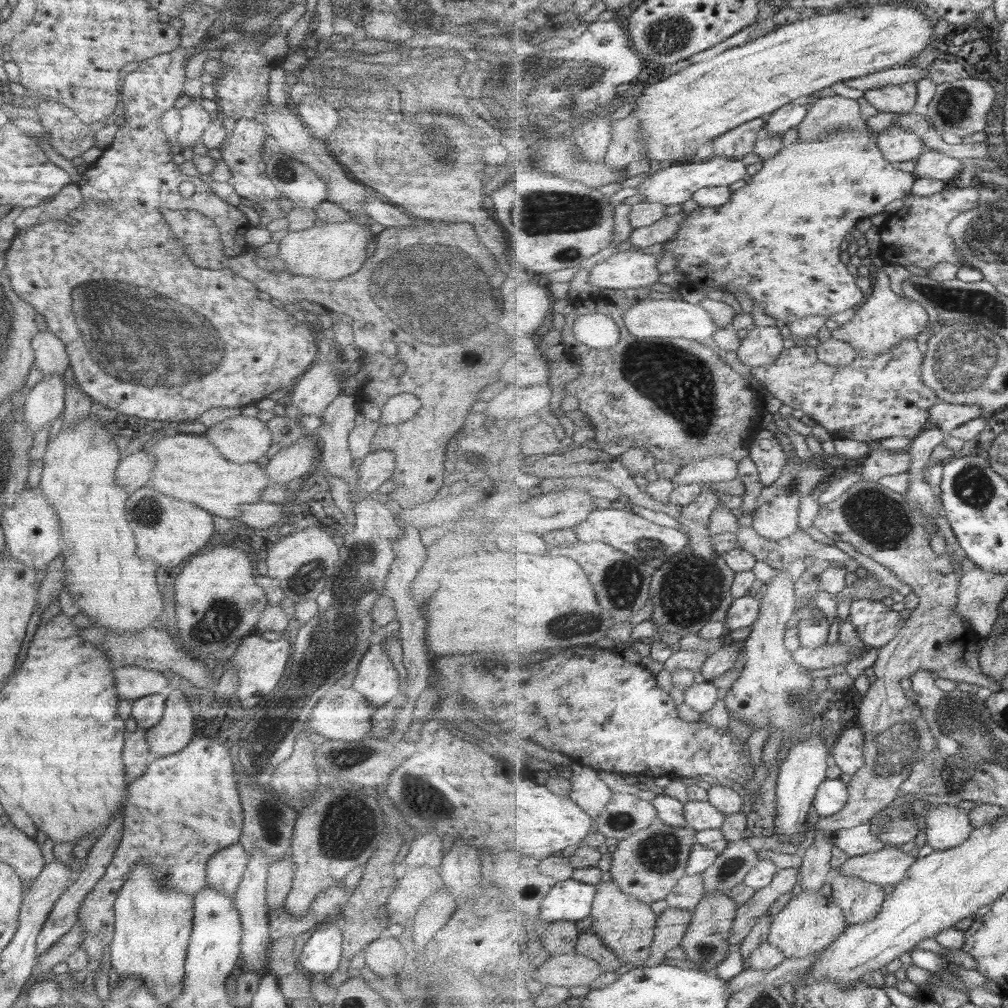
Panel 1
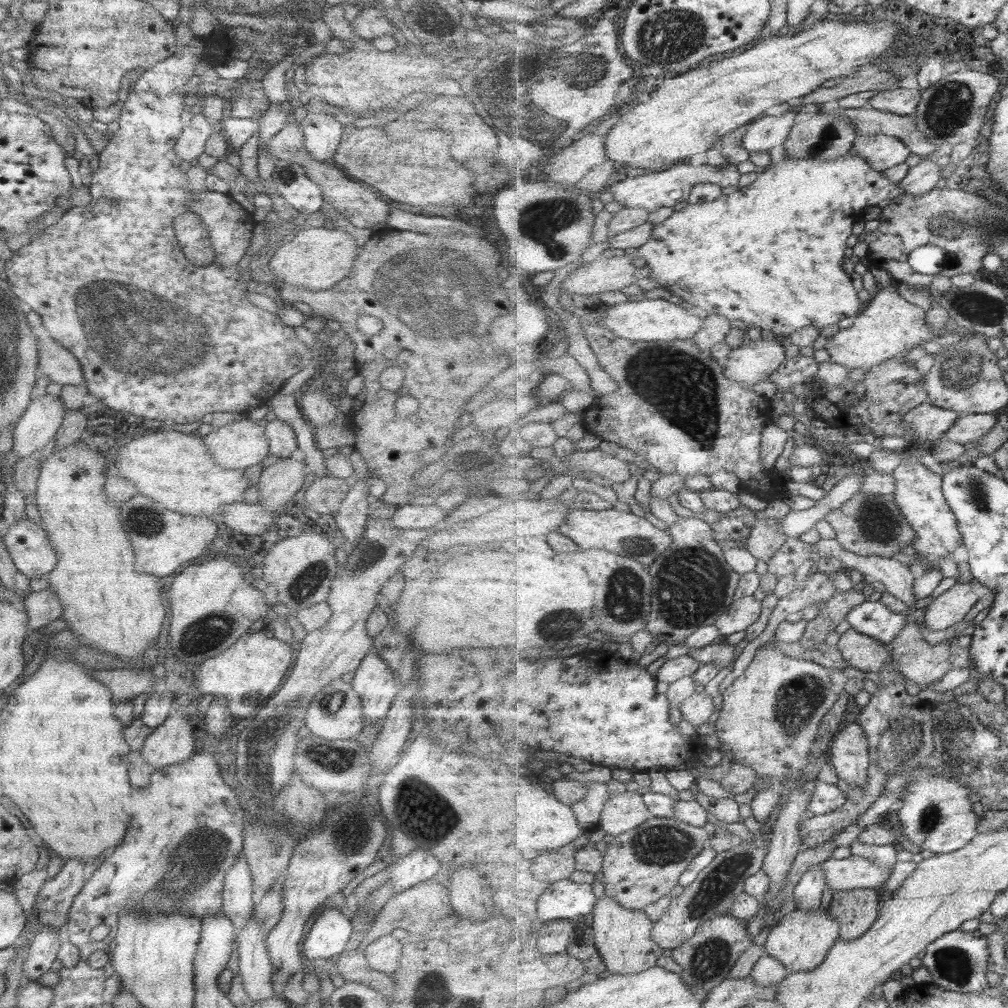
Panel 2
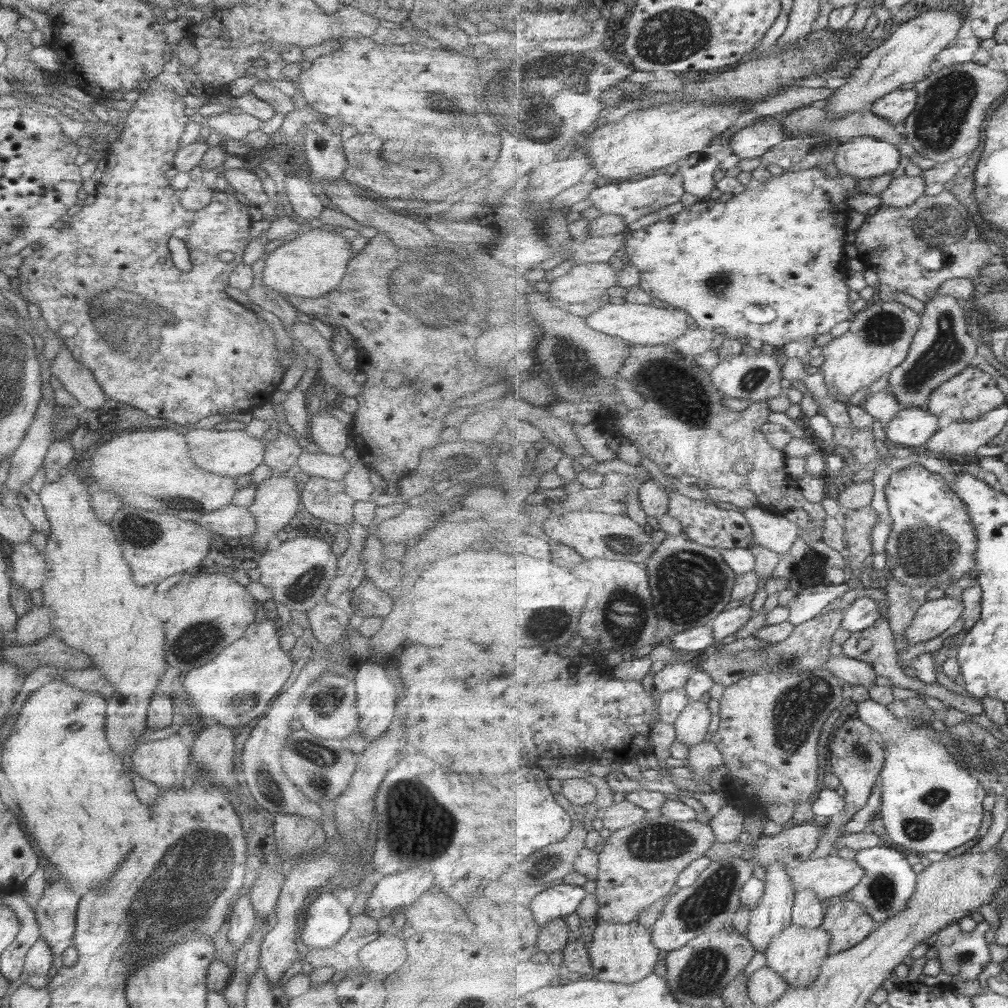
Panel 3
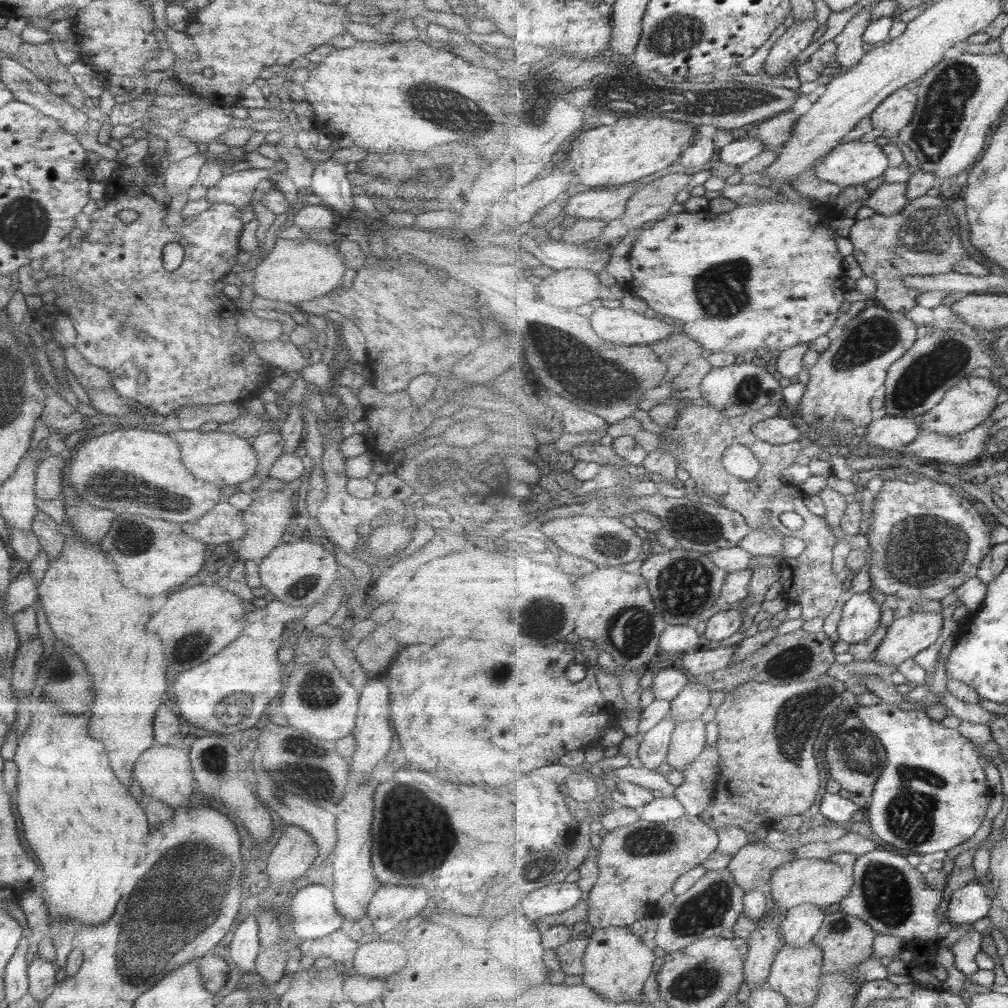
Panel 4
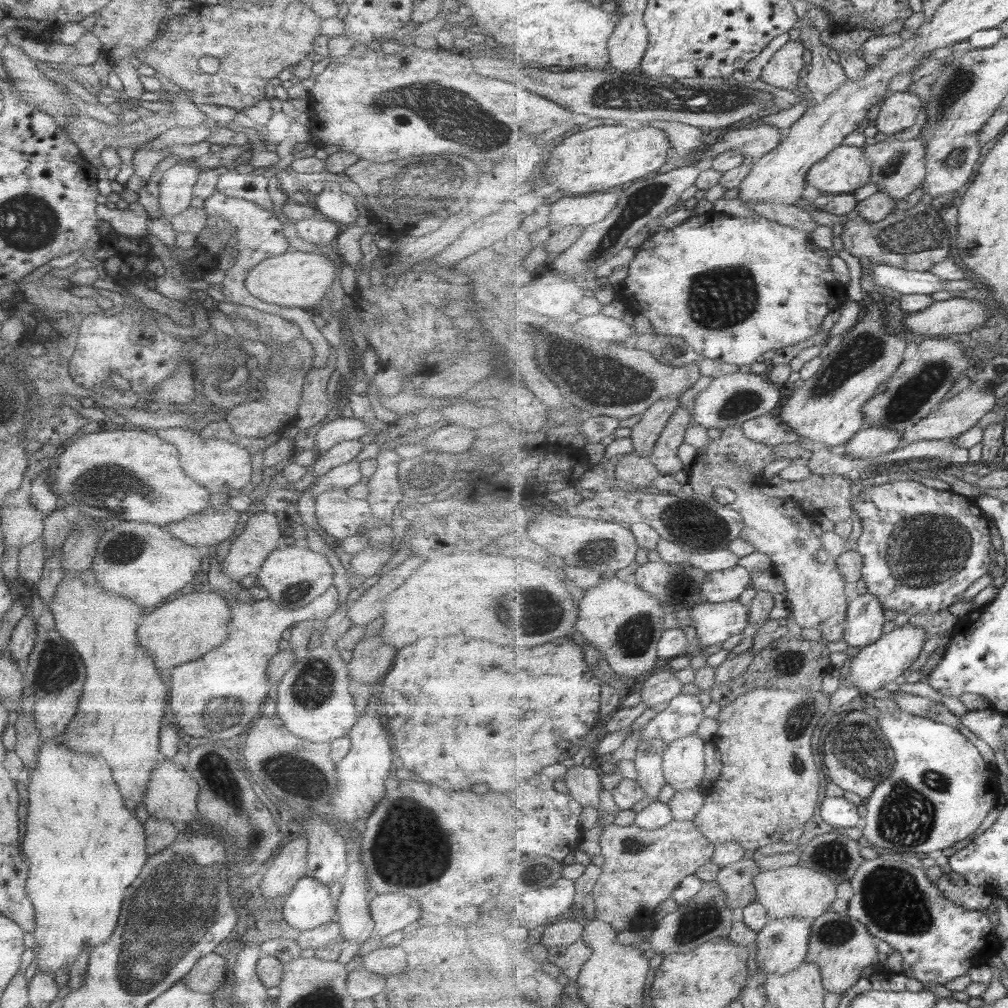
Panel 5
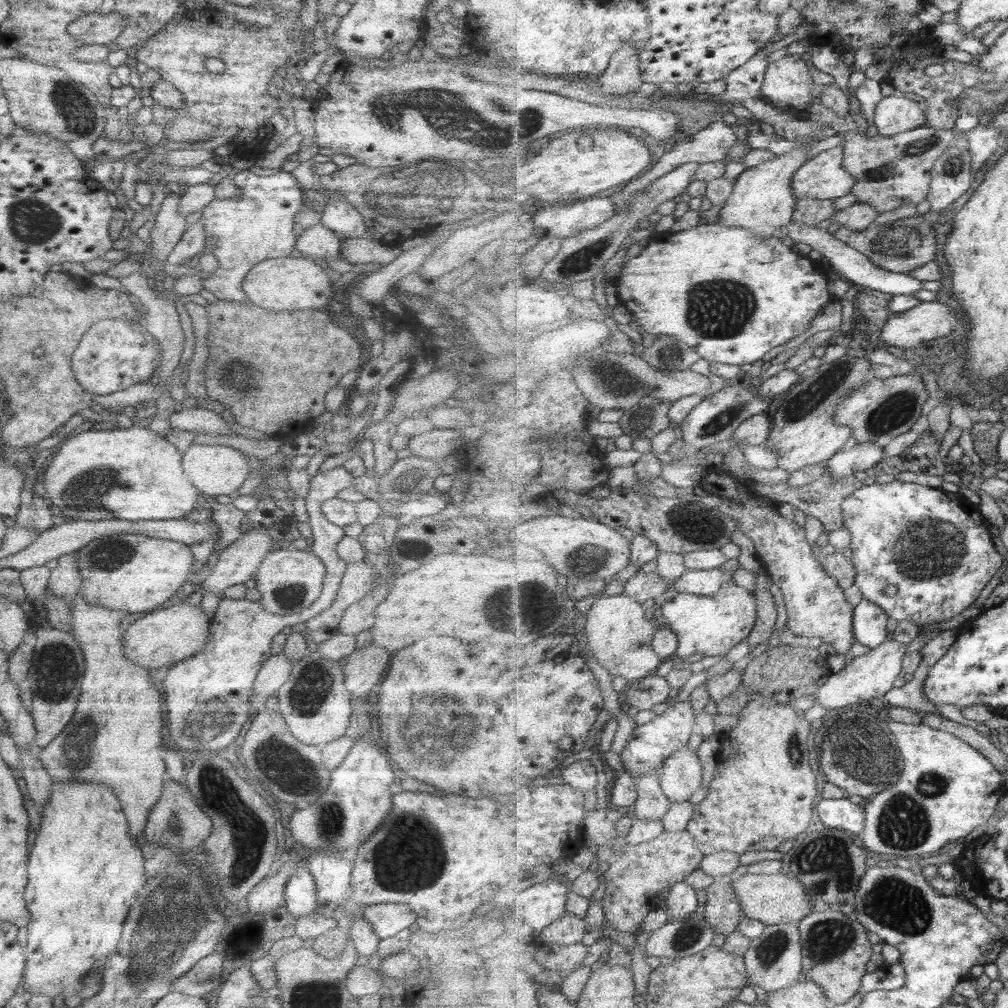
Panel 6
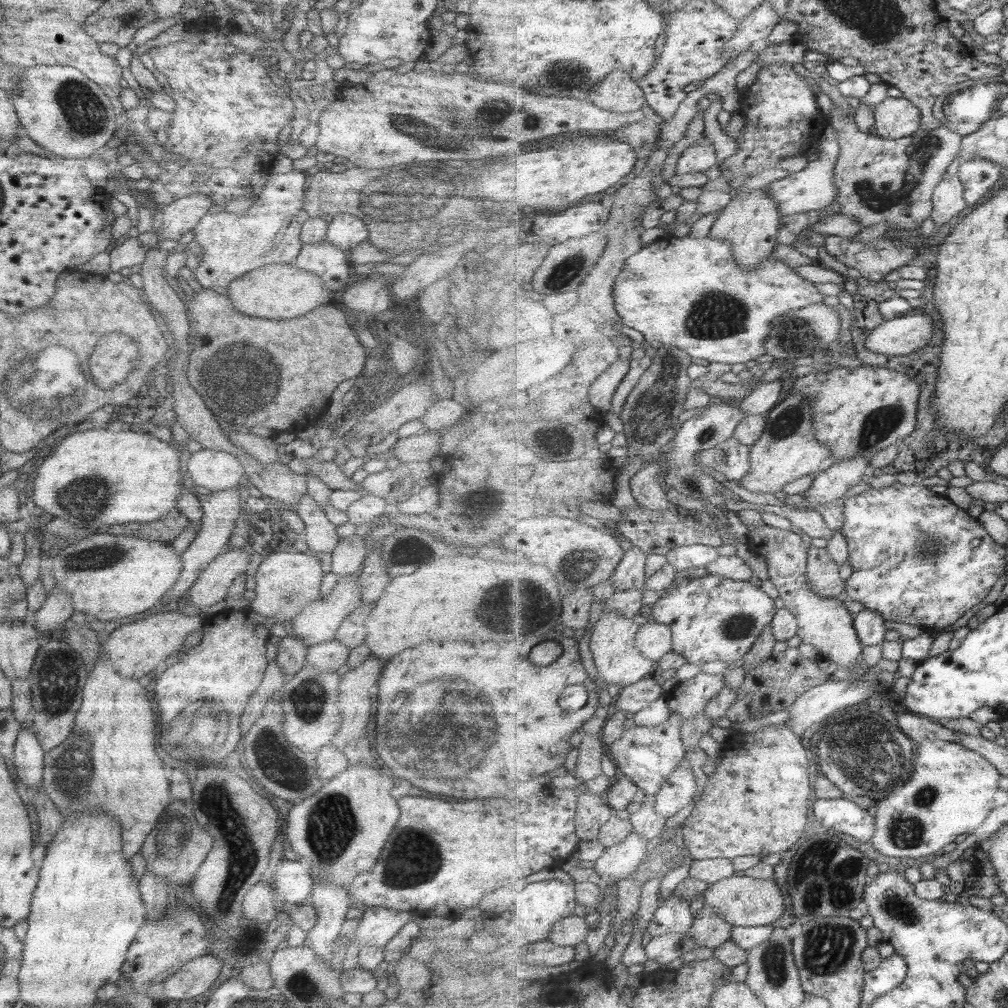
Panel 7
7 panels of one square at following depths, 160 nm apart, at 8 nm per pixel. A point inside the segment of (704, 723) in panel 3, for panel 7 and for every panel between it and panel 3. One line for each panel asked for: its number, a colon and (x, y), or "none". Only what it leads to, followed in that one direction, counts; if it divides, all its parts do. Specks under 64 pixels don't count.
4: (688, 742)
5: (684, 761)
6: (682, 774)
7: (680, 790)

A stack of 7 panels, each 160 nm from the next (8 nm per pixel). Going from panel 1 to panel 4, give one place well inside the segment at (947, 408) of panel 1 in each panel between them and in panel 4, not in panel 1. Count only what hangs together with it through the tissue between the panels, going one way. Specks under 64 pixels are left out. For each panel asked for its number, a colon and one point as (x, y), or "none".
2: (928, 422)
3: (914, 427)
4: (888, 432)

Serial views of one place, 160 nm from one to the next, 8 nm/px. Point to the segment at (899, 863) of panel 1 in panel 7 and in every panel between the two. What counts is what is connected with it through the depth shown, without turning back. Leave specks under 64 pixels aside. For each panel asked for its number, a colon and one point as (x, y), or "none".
2: (856, 872)
3: (832, 877)
4: (822, 882)
5: (799, 892)
6: (778, 898)
7: (741, 900)

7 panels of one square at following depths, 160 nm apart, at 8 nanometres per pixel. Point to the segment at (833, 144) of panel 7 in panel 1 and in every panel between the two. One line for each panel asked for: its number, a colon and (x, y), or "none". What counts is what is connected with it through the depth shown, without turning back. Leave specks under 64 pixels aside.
1: (899, 144)
2: (882, 151)
3: (864, 157)
4: (852, 163)
5: (845, 169)
6: (824, 177)

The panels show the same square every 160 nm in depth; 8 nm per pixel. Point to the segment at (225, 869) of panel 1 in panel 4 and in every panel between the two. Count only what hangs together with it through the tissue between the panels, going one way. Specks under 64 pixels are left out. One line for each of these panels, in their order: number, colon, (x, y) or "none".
2: (236, 905)
3: (241, 921)
4: (242, 949)

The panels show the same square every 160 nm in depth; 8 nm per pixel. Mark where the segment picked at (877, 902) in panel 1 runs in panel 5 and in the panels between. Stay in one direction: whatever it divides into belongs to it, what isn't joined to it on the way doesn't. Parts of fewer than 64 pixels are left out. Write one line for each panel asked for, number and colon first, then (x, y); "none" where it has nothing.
2: (858, 910)
3: (849, 923)
4: (846, 940)
5: (843, 947)

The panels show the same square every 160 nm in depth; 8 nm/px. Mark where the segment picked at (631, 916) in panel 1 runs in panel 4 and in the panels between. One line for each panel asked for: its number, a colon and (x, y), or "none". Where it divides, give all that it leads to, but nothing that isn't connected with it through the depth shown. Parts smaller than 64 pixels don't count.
2: (623, 936)
3: (623, 953)
4: (617, 962)

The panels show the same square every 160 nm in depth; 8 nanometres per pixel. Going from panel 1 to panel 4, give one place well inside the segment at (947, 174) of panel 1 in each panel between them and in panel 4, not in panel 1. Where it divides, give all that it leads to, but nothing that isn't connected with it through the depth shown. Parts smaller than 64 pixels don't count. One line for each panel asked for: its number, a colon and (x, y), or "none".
2: (922, 178)
3: (904, 191)
4: (888, 199)

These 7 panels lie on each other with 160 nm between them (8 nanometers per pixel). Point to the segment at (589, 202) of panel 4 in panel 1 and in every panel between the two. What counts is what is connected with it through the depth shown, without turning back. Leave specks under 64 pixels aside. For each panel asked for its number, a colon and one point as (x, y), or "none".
1: (675, 184)
2: (651, 191)
3: (632, 200)

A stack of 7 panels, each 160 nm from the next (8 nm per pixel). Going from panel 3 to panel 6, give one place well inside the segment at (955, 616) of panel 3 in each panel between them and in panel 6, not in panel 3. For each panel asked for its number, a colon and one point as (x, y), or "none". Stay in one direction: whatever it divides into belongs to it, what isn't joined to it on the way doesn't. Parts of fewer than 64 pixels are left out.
4: (906, 637)
5: (874, 666)
6: (870, 676)

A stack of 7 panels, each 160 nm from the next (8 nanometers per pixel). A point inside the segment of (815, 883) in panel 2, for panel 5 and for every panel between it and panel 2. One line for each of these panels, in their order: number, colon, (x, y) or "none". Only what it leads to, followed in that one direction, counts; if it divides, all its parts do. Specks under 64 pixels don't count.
3: (808, 911)
4: (802, 923)
5: (782, 945)

